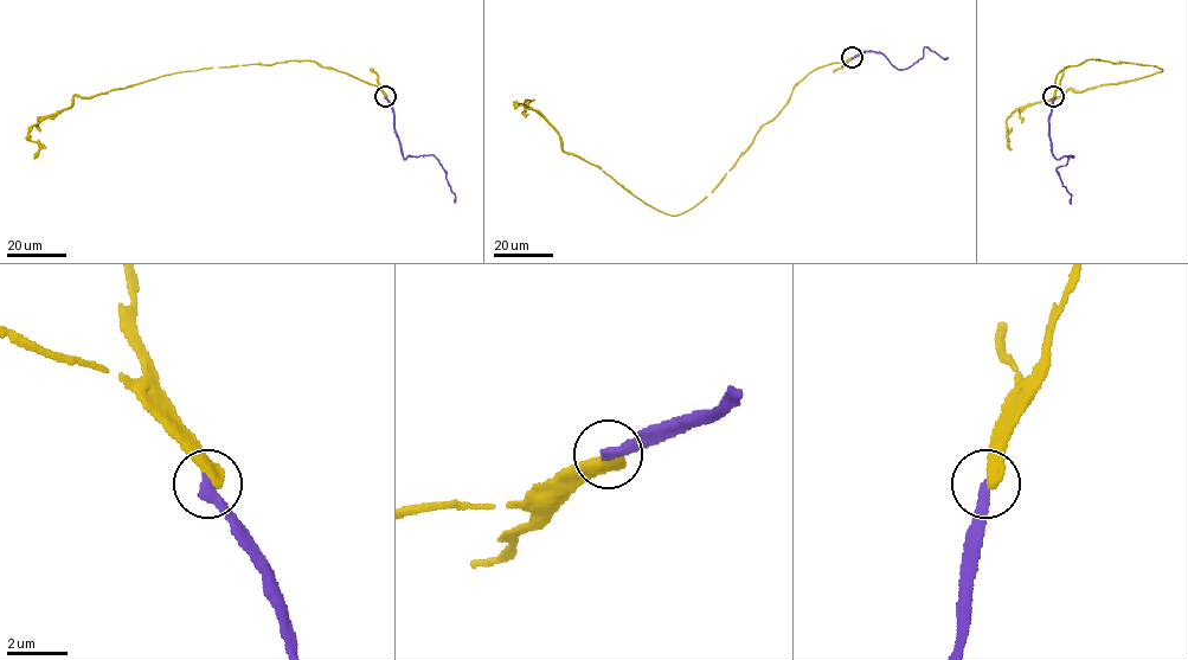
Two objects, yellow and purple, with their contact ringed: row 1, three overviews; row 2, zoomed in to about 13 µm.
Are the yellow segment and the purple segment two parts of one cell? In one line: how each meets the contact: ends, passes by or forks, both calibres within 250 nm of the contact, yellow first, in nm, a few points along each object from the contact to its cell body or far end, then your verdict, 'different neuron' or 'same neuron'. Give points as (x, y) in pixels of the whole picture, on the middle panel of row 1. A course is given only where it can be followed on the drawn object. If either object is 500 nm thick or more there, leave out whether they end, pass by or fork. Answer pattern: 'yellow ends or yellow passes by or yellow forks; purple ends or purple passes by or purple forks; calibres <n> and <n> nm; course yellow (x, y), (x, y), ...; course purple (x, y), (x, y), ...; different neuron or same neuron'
yellow ends; purple ends; calibres 440 and 360 nm; course yellow (853, 57), (810, 71), (712, 192), (675, 216), (564, 151), (538, 113), (514, 102), (527, 106); course purple (852, 57), (875, 51), (898, 69), (907, 69), (923, 57), (925, 46), (946, 58); different neuron

